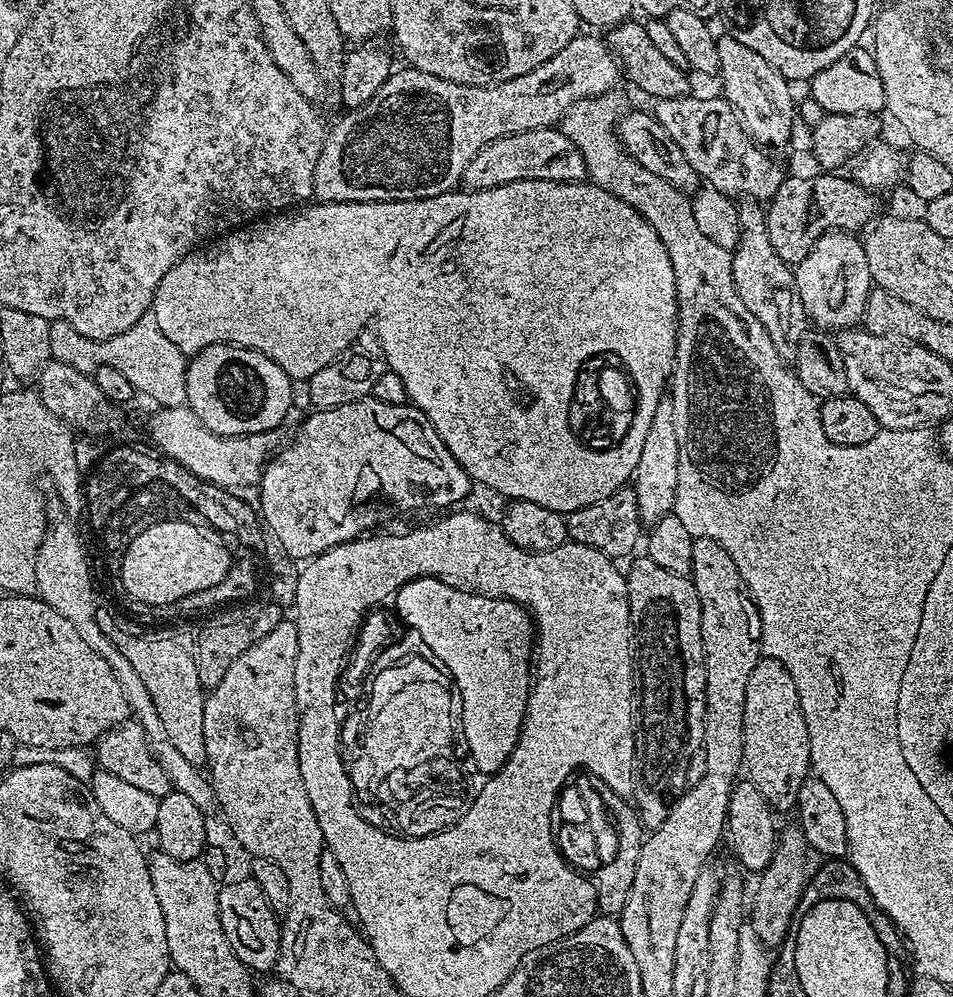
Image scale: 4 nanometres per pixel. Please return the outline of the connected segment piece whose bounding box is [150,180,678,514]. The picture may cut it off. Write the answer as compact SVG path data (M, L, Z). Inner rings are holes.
M523 180L522 182L510 182L506 186L494 186L494 190L478 190L477 192L453 190L443 192L434 198L426 198L425 200L379 200L378 202L350 202L349 204L308 202L295 210L268 214L261 219L253 220L250 224L245 224L219 238L213 239L203 246L197 247L184 255L170 270L166 270L166 278L162 278L162 282L158 282L156 287L150 315L158 322L158 330L162 330L162 334L166 334L166 338L170 338L170 342L174 342L174 346L178 346L178 350L182 350L185 357L191 358L195 356L197 352L202 351L206 346L237 344L240 348L249 348L255 352L262 353L266 358L270 358L278 366L282 366L282 370L293 380L308 380L314 374L318 374L318 370L322 370L322 366L334 362L334 358L338 358L346 349L357 343L361 339L360 331L373 320L376 323L376 336L380 339L378 347L384 353L387 367L396 372L398 378L402 378L410 403L418 410L422 410L422 414L426 414L426 418L430 418L434 430L438 430L438 438L442 438L446 450L450 450L450 454L454 454L454 458L462 466L462 470L466 470L468 477L477 485L485 484L490 491L497 492L500 496L508 496L509 501L538 502L538 506L546 506L550 510L565 514L590 506L599 500L607 500L609 494L625 487L633 479L638 466L638 458L642 454L642 442L646 442L646 432L650 430L650 424L654 422L654 412L658 410L658 402L666 394L666 385L669 383L672 374L672 366L676 363L678 305L676 303L674 266L670 262L670 254L666 250L664 243L658 238L654 226L650 226L650 222L646 222L646 218L642 218L642 214L638 214L638 210L634 210L634 206L622 202L622 198L602 190L597 184L591 182L571 184L570 182ZM624 360L628 362L630 370L638 378L638 386L640 386L640 392L642 392L642 404L640 404L640 398L632 390L628 390L630 398L634 402L634 410L636 410L636 426L632 428L628 438L624 438L624 430L618 428L618 426L628 426L628 420L606 416L606 412L600 408L600 396L596 392L596 386L598 386L598 380L600 380L602 372L614 370L614 372L618 372L622 376L622 372L626 370Z

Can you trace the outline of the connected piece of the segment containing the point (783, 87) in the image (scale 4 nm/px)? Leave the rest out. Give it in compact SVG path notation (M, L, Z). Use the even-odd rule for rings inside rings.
M724 34L716 41L718 46L718 62L720 71L718 80L724 83L723 99L732 105L732 109L740 115L740 122L745 132L765 149L789 147L792 123L798 119L798 104L792 100L793 85L762 54L750 50L750 46L742 46L738 38Z

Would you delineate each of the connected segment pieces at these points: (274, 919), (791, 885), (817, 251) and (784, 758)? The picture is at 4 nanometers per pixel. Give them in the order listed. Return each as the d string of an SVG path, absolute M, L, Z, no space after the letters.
M250 878L244 880L229 879L220 888L218 898L218 914L222 918L222 930L241 962L253 973L268 972L280 962L280 929L281 921L258 890L258 882Z
M791 826L779 833L774 858L770 866L759 873L756 893L750 896L750 923L758 938L765 946L779 946L786 938L795 907L800 895L808 884L810 849L799 826Z
M745 199L739 210L740 237L732 252L734 290L738 290L738 298L742 298L746 310L762 322L766 334L770 334L770 342L774 342L774 350L784 361L795 361L798 342L802 342L802 334L810 328L808 316L820 330L847 330L863 321L866 298L874 285L859 235L837 230L818 237L810 254L793 271L770 246L765 205Z
M764 656L758 666L754 666L754 671L750 673L750 682L746 682L746 706L744 707L744 763L743 771L746 778L754 786L758 786L758 791L762 794L762 798L766 798L766 802L772 808L773 813L780 812L791 813L798 802L798 790L802 790L802 782L808 779L812 772L812 759L810 758L810 738L806 730L806 718L802 714L802 706L798 702L798 686L794 686L794 678L790 678L790 670L786 670L786 666L782 666L782 662L778 662L774 658Z

